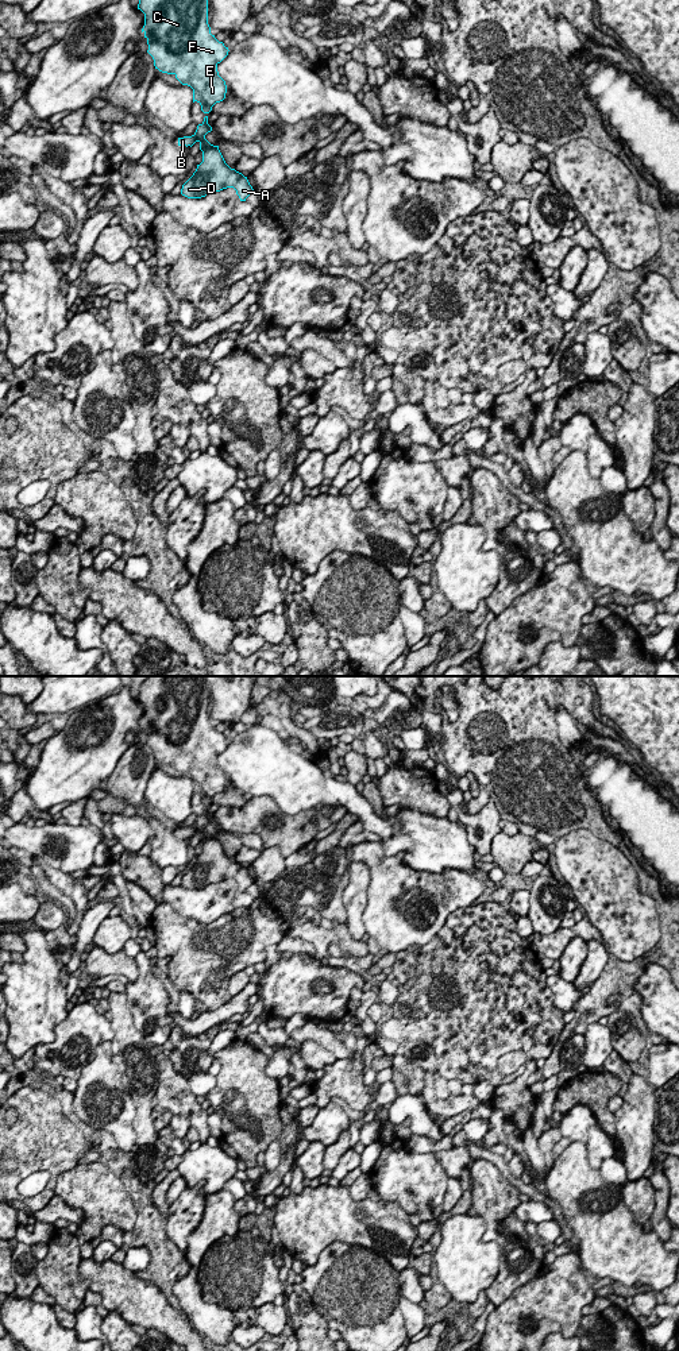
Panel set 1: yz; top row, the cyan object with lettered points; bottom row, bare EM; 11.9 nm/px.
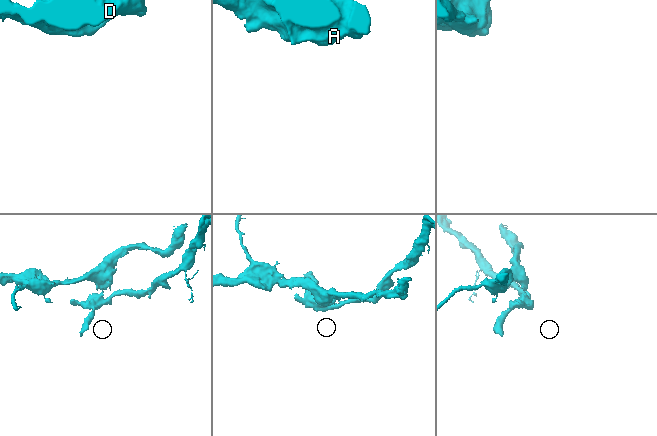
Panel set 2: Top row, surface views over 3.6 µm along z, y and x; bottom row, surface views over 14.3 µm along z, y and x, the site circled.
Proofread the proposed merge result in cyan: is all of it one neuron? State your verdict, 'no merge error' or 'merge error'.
merge error

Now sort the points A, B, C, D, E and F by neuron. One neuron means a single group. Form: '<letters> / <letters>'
A B D / C E F

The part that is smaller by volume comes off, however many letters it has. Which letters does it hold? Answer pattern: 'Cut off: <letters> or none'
Cut off: A, B, D

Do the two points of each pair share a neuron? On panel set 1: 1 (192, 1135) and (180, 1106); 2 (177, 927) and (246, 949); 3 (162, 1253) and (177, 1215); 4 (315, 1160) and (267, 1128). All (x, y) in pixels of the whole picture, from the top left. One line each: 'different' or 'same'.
1: different
2: same
3: different
4: different

